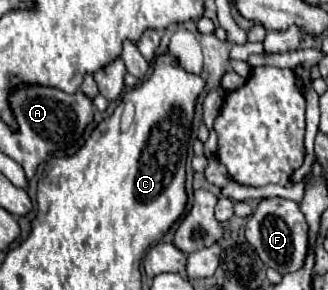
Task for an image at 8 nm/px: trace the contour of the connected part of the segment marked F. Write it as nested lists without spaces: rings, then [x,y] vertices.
[[[263,198],[255,212],[249,216],[245,226],[247,242],[257,250],[257,256],[263,260],[265,266],[279,270],[281,274],[295,272],[303,266],[305,254],[309,250],[307,242],[307,222],[299,210],[299,204],[287,198]]]

